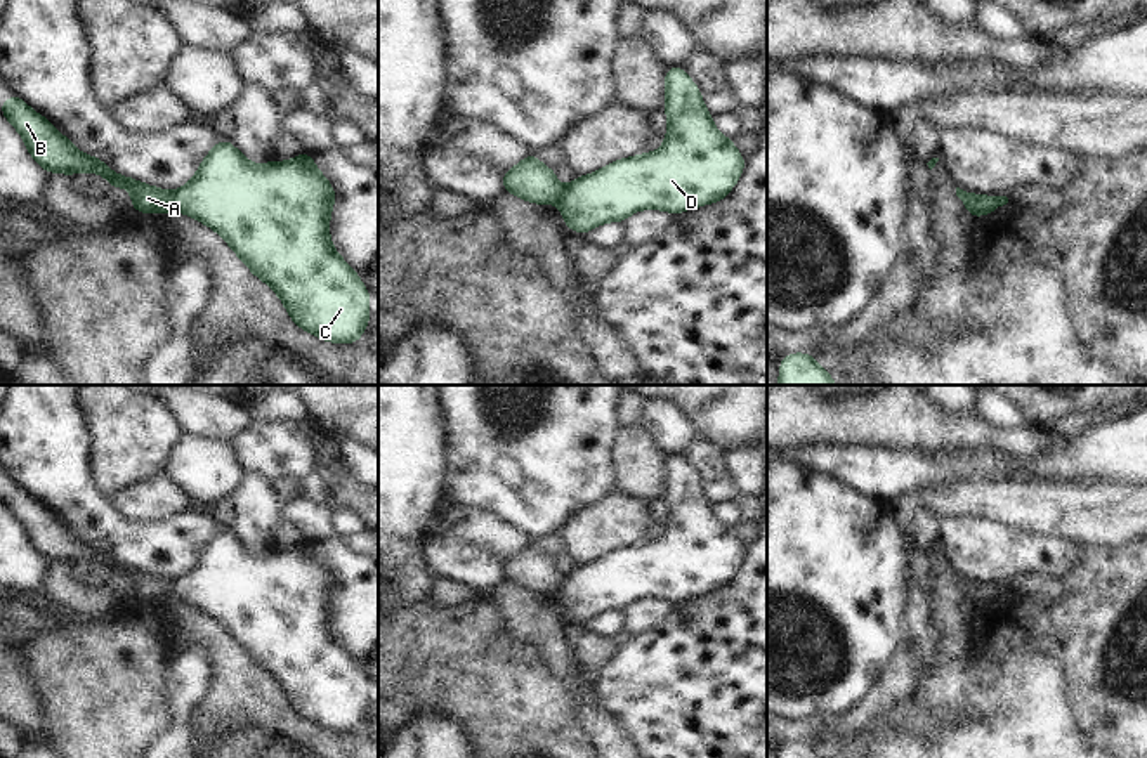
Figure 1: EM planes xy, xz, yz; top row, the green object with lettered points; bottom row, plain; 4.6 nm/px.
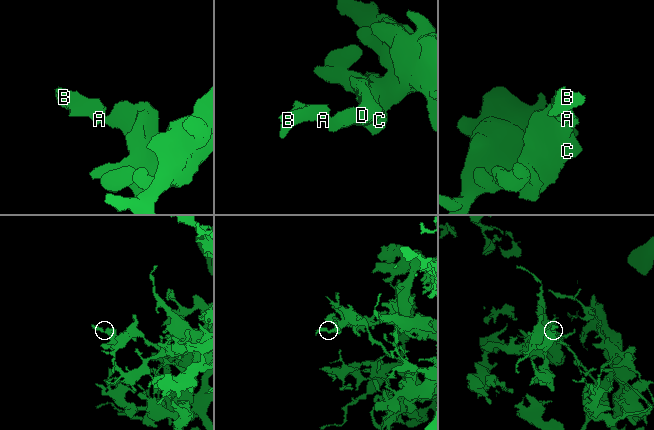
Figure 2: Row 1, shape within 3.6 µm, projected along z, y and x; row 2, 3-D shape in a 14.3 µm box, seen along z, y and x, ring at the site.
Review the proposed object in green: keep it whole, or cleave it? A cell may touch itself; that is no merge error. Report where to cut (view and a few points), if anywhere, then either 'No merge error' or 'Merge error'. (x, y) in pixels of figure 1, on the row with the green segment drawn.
Split along xy (172, 193), (172, 200), (165, 209). Merge error.

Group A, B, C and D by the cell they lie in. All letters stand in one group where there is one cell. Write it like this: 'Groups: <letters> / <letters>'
Groups: A B / C D.

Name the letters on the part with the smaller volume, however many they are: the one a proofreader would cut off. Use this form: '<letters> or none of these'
A, B.

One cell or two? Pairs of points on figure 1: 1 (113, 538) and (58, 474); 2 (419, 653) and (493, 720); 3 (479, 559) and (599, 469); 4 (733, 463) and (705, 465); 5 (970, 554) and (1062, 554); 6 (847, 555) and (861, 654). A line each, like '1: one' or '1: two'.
1: one
2: one
3: two
4: two
5: one
6: one

